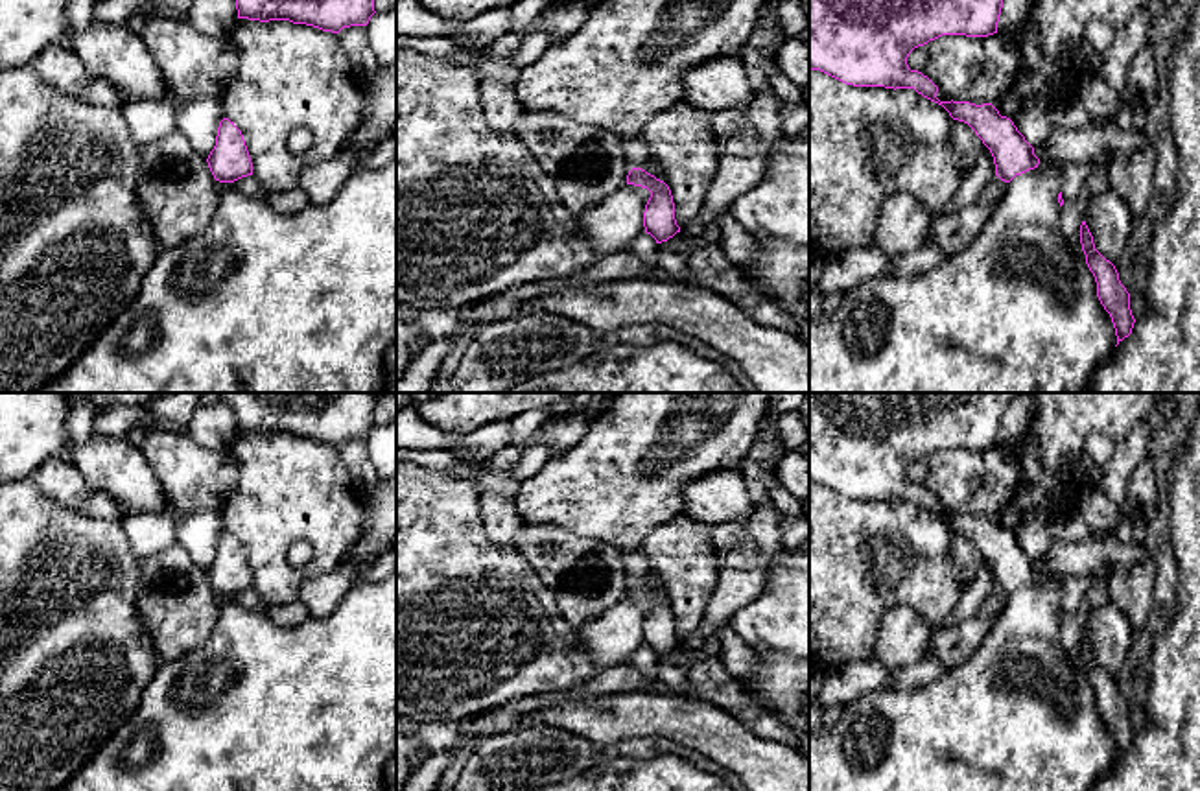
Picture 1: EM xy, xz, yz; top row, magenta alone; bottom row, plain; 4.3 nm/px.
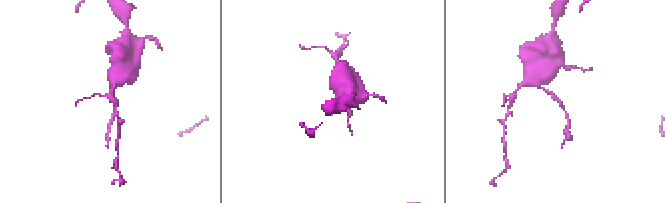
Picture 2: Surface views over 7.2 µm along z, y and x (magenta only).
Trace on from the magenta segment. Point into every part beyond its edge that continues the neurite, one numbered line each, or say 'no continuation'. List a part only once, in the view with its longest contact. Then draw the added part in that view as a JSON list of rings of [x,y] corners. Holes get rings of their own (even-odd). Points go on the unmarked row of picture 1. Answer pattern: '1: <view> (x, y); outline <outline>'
no continuation

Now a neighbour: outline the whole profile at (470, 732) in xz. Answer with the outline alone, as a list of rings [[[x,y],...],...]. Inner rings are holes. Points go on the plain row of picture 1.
[[[476,719],[461,723],[461,734],[455,745],[442,752],[433,752],[426,761],[411,774],[402,791],[435,791],[442,771],[453,760],[453,754],[468,745],[479,745],[488,736],[483,736]]]

